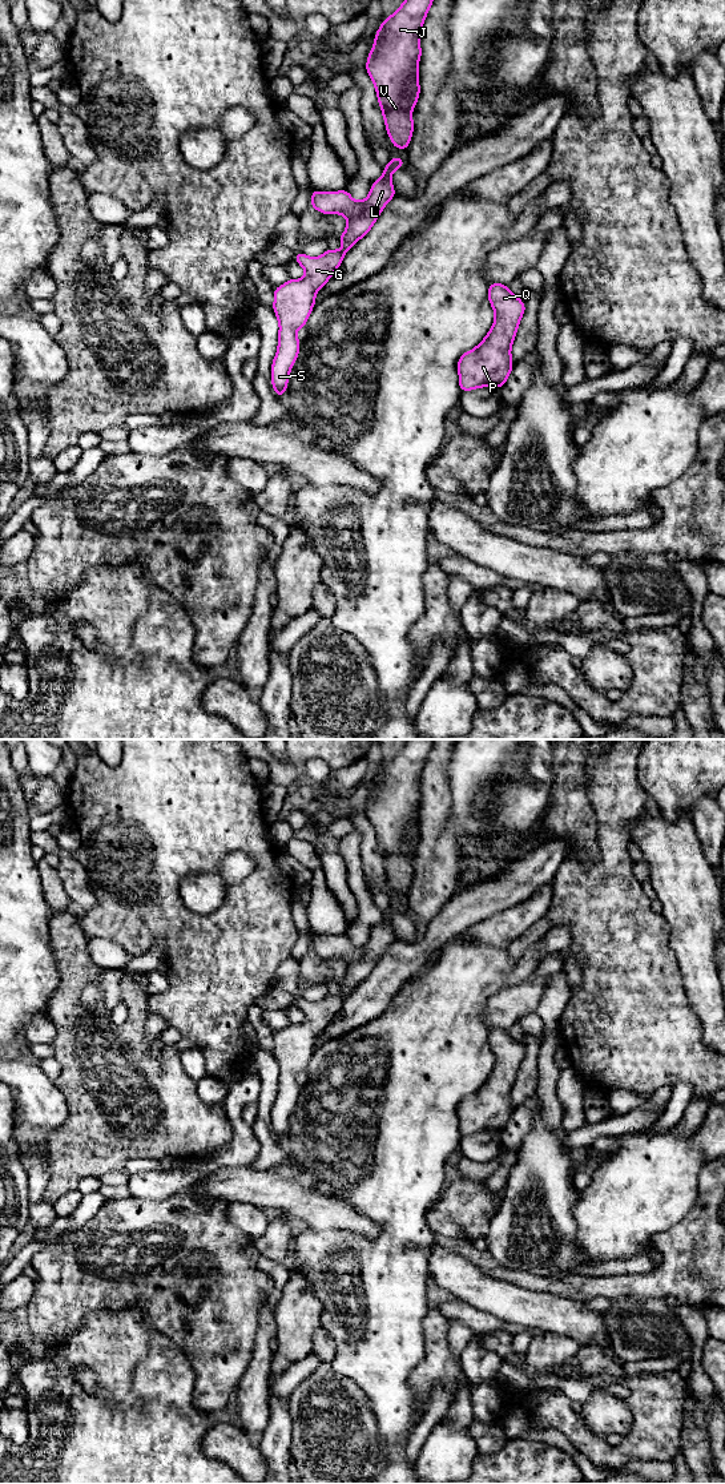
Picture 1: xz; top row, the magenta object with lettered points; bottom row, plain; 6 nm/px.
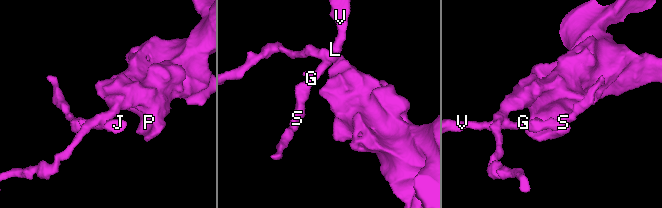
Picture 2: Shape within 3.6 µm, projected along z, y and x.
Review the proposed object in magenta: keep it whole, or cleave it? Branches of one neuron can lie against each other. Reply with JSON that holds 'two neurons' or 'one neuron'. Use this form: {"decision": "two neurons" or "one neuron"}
{"decision": "two neurons"}

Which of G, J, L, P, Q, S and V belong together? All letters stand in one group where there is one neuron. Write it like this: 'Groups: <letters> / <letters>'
Groups: G J L S V / P Q

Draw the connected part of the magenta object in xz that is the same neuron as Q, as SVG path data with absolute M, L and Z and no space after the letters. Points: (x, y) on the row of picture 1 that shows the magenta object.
M502 283L490 285L488 301L495 320L486 338L458 360L460 391L486 386L503 388L513 367L511 347L525 305Z

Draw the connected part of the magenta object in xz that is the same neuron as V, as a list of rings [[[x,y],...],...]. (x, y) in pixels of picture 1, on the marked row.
[[[404,0],[379,27],[368,53],[371,77],[387,134],[398,149],[407,149],[414,132],[412,109],[419,98],[420,32],[434,0]]]

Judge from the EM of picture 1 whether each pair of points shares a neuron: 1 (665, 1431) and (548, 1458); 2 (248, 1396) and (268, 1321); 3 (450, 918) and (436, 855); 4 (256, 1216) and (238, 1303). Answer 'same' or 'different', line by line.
1: different
2: same
3: different
4: different

